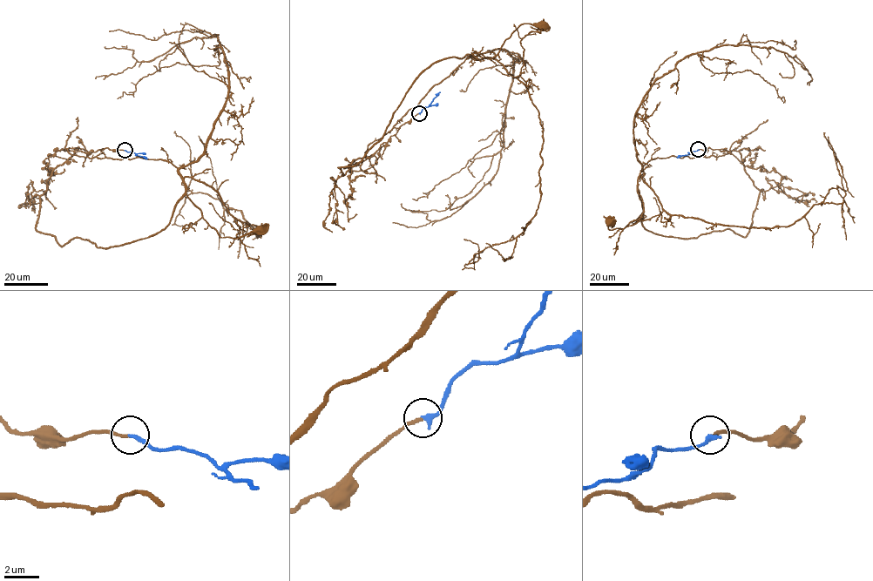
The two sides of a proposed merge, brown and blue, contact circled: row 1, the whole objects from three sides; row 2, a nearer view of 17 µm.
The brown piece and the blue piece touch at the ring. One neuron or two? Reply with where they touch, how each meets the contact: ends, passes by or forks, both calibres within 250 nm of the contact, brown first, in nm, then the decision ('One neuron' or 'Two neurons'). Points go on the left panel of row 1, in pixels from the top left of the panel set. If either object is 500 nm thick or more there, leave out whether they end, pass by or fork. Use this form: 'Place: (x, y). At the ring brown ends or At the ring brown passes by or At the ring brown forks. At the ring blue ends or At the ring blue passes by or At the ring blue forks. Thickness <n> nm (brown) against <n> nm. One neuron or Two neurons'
Place: (125, 150). At the ring brown ends. At the ring blue ends. Thickness 170 nm (brown) against 280 nm. One neuron

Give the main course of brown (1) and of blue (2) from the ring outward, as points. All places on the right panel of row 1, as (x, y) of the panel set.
1: (698, 149), (740, 152), (760, 192), (745, 236), (657, 234), (638, 190), (638, 219), (611, 221)
2: (698, 149), (677, 157)

